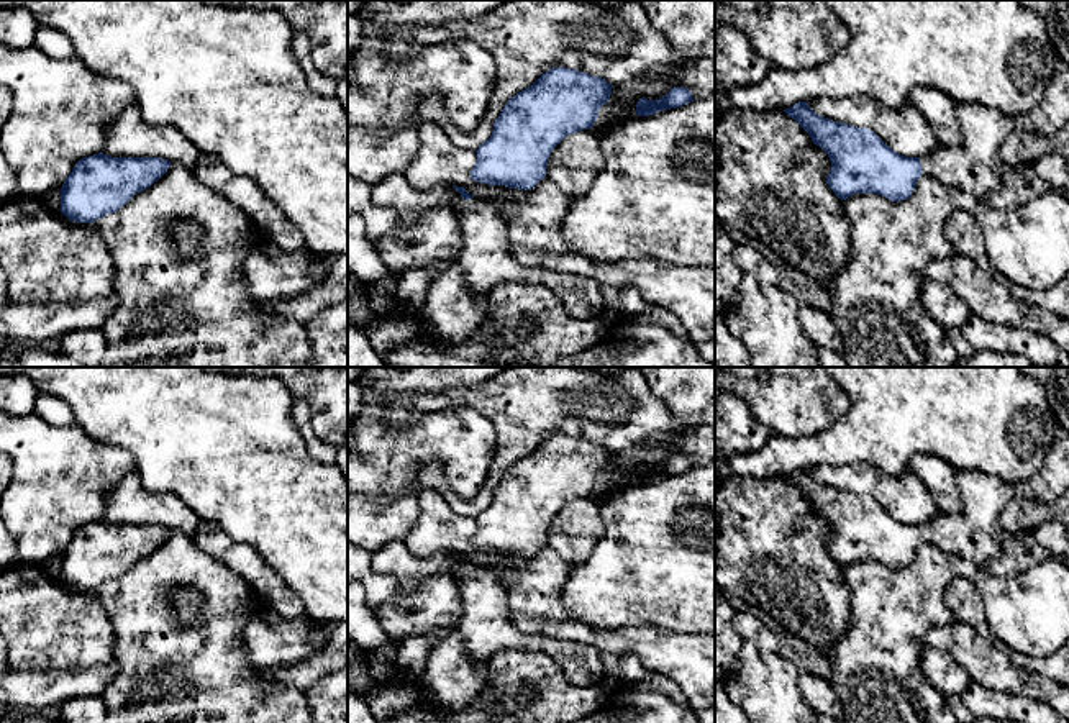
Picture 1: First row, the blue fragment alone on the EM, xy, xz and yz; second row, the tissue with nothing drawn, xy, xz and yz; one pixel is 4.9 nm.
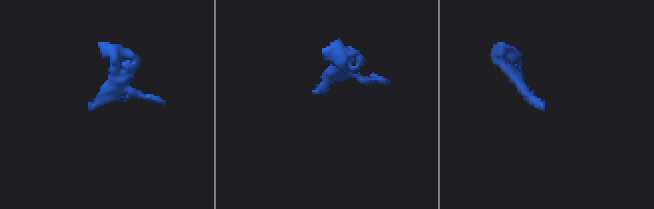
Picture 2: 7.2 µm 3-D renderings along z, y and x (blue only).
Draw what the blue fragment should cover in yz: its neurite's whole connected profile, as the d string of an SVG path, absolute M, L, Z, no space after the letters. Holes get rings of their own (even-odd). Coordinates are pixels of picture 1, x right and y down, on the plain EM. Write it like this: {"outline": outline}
{"outline": "M1061 433L1051 444L1043 466L1026 480L1008 484L994 475L977 471L956 471L958 492L964 502L959 515L939 513L923 525L905 525L887 513L874 498L838 490L817 482L807 469L798 469L784 477L794 485L820 513L831 528L831 538L826 543L828 554L841 567L854 561L877 561L892 569L908 567L917 554L918 546L926 541L948 554L974 561L979 567L992 559L1000 559L1003 528L1000 515L1013 498L1031 502L1054 502L1069 490L1069 434Z"}

